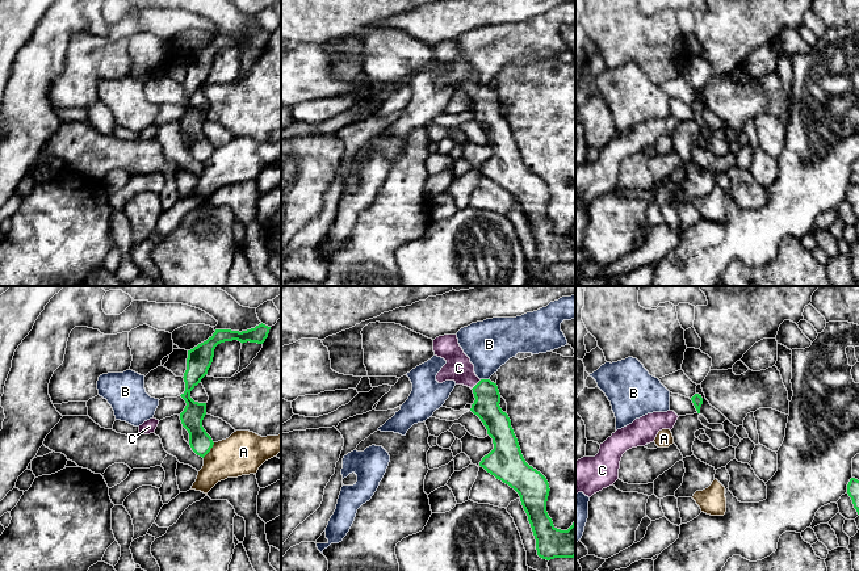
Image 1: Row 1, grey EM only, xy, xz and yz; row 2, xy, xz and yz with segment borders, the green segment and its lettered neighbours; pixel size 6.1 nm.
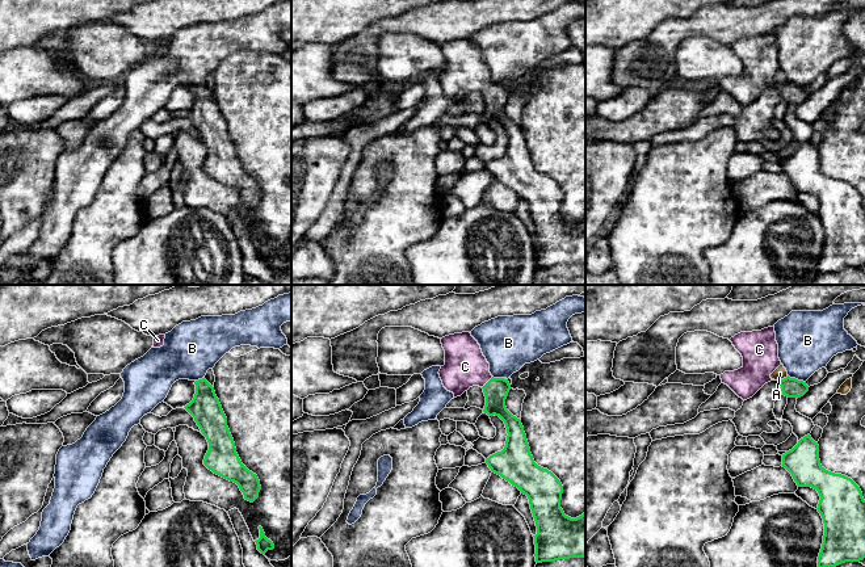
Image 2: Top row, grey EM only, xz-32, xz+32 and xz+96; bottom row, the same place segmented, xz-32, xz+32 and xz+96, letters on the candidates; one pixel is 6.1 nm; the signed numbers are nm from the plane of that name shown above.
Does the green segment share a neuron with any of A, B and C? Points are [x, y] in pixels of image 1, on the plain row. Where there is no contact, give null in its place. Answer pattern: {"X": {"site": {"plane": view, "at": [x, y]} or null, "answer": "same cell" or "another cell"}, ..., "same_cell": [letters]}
{"A": {"site": {"plane": "xy", "at": [209, 156]}, "answer": "another cell"}, "B": {"site": {"plane": "xz", "at": [485, 85]}, "answer": "another cell"}, "C": {"site": {"plane": "xz", "at": [476, 91]}, "answer": "same cell"}, "same_cell": ["C"]}

